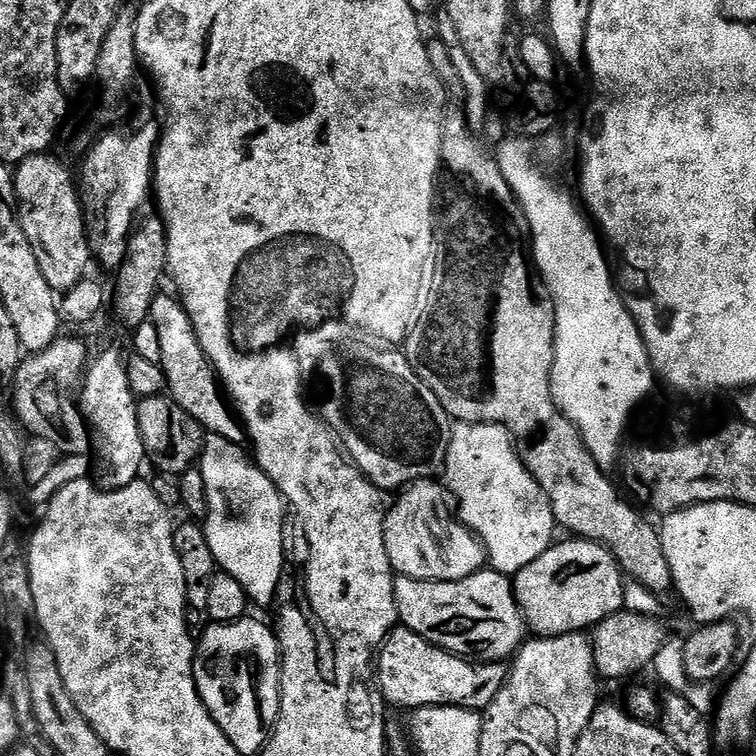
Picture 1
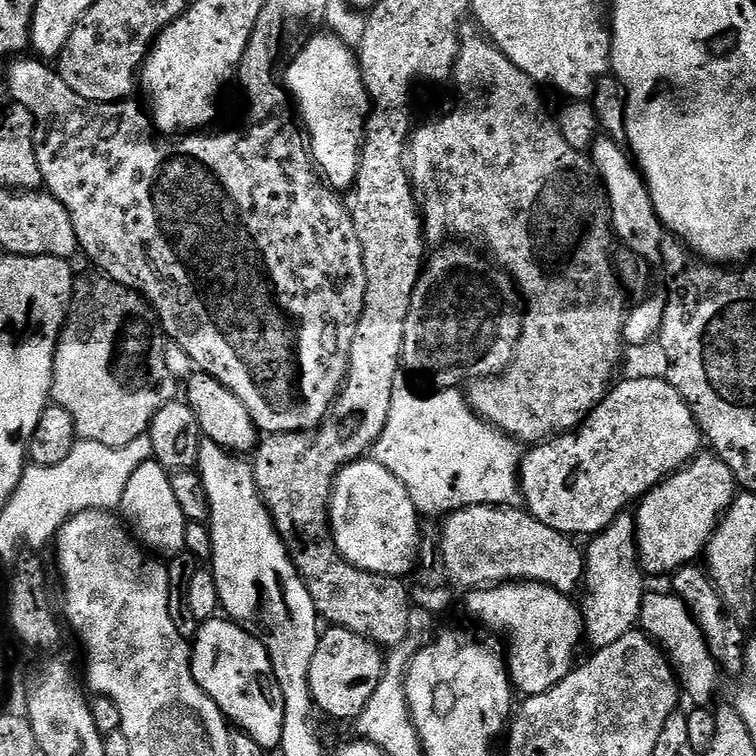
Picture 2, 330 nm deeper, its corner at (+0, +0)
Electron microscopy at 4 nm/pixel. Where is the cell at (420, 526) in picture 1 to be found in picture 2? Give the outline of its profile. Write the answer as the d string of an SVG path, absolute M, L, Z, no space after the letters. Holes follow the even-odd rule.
M374 458L356 460L353 464L347 464L336 475L336 482L332 485L332 501L328 507L328 519L332 542L336 549L356 568L364 572L373 572L379 576L394 576L408 578L408 575L416 568L416 559L420 556L420 523L422 517L420 511L414 506L406 486L386 470Z

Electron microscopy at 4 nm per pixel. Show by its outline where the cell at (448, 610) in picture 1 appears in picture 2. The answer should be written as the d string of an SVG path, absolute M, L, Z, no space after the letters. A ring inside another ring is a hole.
M517 580L510 584L494 584L490 588L477 588L469 591L468 612L484 628L492 632L501 632L508 639L507 669L509 676L517 693L527 698L546 694L566 674L570 674L577 663L576 647L585 639L584 619L581 616L581 609L577 601L572 601L571 595L559 592L550 587L549 584L539 584L533 580Z

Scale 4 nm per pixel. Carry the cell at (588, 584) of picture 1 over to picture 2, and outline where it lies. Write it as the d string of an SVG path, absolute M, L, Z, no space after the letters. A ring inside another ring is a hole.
M715 454L696 456L680 471L655 484L639 501L634 512L636 544L643 571L649 577L667 577L699 561L705 555L720 519L728 513L737 495L738 485L730 466Z

